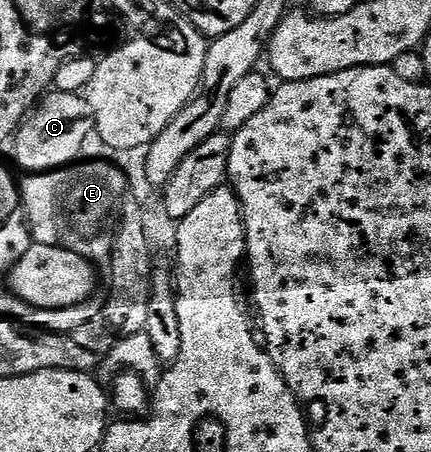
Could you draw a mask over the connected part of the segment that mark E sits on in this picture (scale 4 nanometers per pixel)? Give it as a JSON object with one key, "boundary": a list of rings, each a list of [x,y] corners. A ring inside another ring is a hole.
{"boundary":[[[113,161],[84,162],[59,166],[57,169],[30,172],[20,182],[20,206],[30,224],[30,235],[39,246],[55,246],[68,252],[76,252],[91,264],[109,263],[114,247],[116,215],[121,198],[128,190],[127,174],[121,165]]]}

